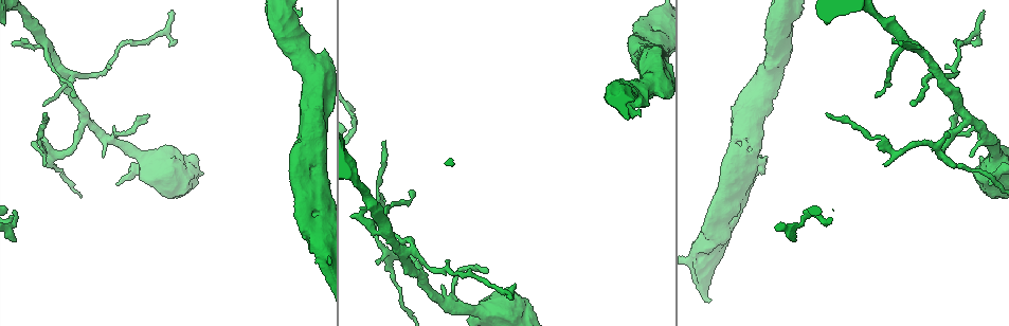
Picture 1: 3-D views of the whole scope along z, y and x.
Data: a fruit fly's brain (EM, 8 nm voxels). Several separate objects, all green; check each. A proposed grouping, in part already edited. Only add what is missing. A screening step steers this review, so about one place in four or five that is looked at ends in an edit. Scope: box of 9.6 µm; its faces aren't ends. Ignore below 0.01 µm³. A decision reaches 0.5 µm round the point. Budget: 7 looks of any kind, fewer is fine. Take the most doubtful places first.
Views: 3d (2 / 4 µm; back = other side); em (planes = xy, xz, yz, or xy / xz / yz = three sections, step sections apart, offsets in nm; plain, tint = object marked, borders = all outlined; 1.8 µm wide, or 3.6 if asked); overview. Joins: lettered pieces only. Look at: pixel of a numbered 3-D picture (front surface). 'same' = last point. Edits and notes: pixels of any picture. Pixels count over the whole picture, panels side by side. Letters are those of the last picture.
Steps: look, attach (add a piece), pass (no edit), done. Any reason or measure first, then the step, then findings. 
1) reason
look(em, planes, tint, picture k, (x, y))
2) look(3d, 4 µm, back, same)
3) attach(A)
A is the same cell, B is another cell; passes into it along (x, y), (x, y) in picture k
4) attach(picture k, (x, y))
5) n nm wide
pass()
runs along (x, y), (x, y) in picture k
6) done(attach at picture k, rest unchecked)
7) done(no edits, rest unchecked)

an open end
look(3d, 4 µm, picture 1, (969, 156))

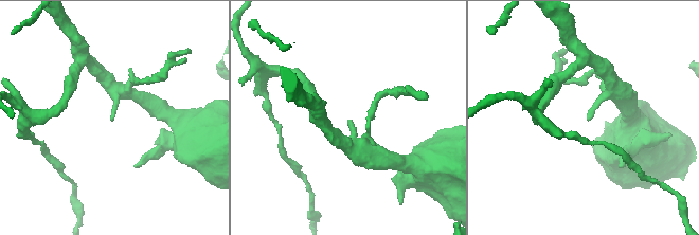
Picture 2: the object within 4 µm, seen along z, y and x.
look(em, xz, step 8, borders, picture 2, (110, 118))

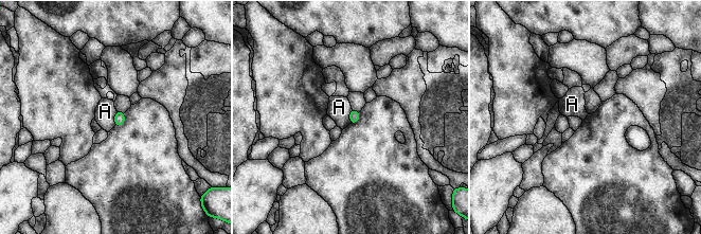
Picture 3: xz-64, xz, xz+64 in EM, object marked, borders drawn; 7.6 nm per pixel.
cut it another way
look(em, planes, borders, same)

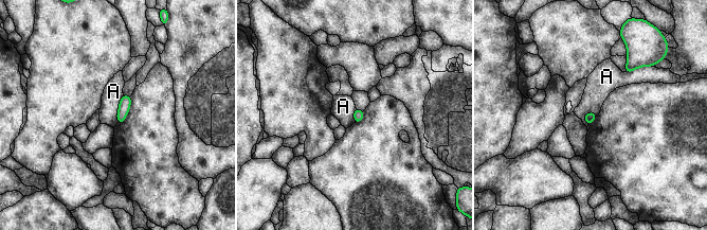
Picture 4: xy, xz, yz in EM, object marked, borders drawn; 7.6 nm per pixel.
A touches over 220 nm
pass()
A is another cell; border along (123, 93), (119, 103), (116, 122) in picture 4; no lettered piece goes on from it

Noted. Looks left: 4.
look(3d, 2 µm, picture 1, (45, 165))

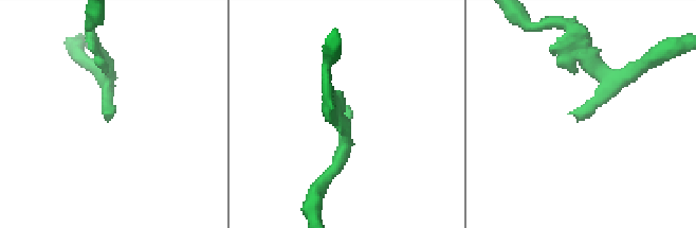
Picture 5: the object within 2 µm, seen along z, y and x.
need the tissue
look(em, yz, step 8, borders, picture 5, (107, 118))

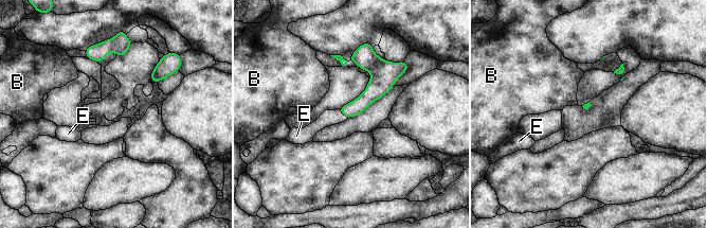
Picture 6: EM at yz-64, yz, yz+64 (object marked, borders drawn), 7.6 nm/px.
E touches over 100 nm
attach(E)
E is the same cell, B is another cell; it goes on there

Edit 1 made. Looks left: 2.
look(em, planes, borders, picture 1, (353, 124))

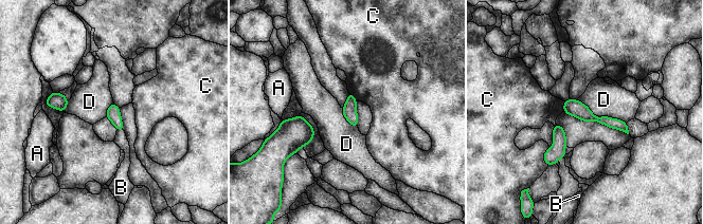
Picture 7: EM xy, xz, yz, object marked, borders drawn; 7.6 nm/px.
attach(B)
B is the same cell, A, C and D are other cells; passes into it along (113, 114), (120, 130), (121, 140) in picture 7; it goes on there

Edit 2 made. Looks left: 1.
done(attach at picture 6, attach at picture 7, rest unchecked)

